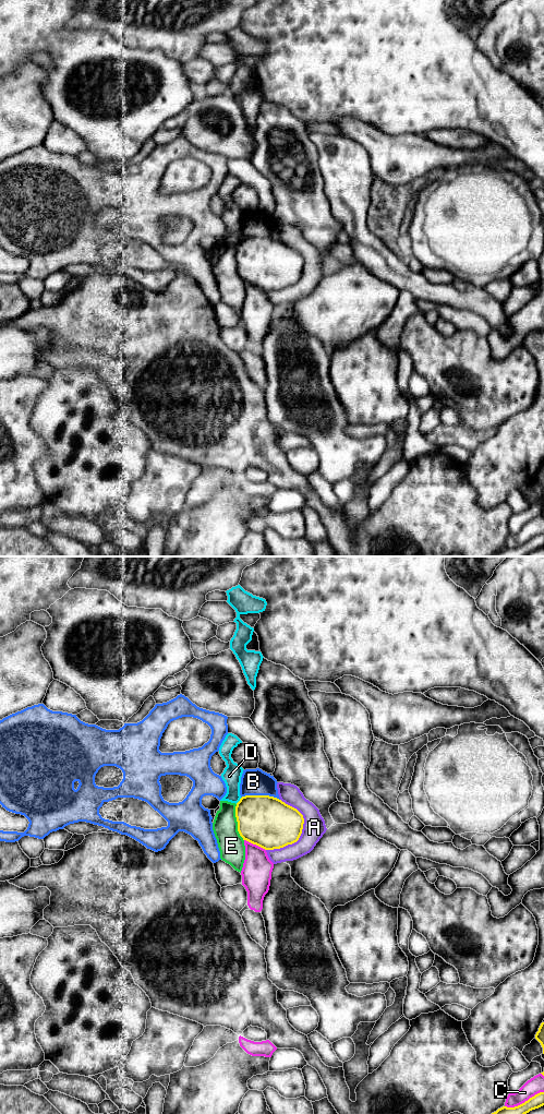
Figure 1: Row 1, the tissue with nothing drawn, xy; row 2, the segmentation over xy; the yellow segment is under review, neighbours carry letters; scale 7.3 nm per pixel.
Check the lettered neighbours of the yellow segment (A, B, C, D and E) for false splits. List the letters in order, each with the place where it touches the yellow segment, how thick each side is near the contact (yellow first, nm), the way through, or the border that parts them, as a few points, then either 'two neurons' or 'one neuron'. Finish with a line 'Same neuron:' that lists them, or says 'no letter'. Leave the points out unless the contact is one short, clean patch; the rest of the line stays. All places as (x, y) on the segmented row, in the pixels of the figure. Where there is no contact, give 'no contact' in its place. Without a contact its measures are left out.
A: contact xy (301, 833); calibres 380 and 170 nm; two neurons
B: contact xy (261, 795); calibres 380 and 190 nm; two neurons
C: contact xy (255, 843); calibres 380 and 220 nm; two neurons
D: contact xy (239, 801); calibres 380 and 140 nm; border xy (241, 798), (236, 803); two neurons
E: contact xy (238, 823); calibres 380 and 190 nm; two neurons
Same neuron: no letter

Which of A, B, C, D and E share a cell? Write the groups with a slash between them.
A / B / C / D E

